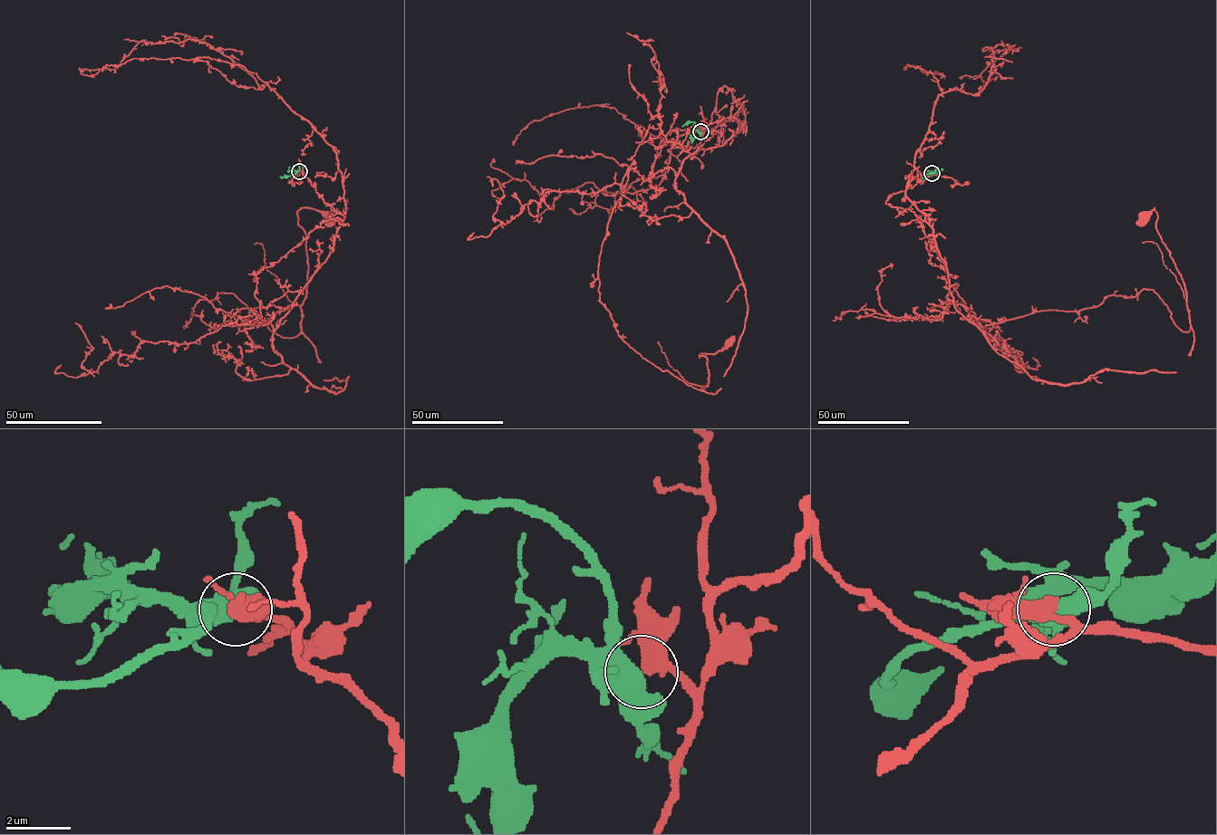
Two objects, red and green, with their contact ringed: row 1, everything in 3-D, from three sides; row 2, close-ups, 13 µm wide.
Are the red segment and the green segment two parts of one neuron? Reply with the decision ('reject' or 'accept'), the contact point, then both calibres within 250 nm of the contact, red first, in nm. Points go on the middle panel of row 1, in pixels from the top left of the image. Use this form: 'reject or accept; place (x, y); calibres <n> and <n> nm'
reject; place (700, 131); calibres 440 and 480 nm

